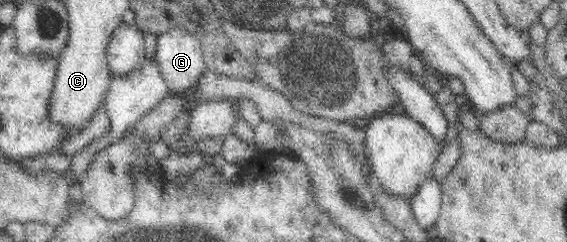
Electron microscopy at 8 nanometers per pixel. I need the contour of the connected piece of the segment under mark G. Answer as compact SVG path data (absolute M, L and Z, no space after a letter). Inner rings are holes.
M178 26L159 36L155 53L169 93L188 91L206 71L201 43Z

